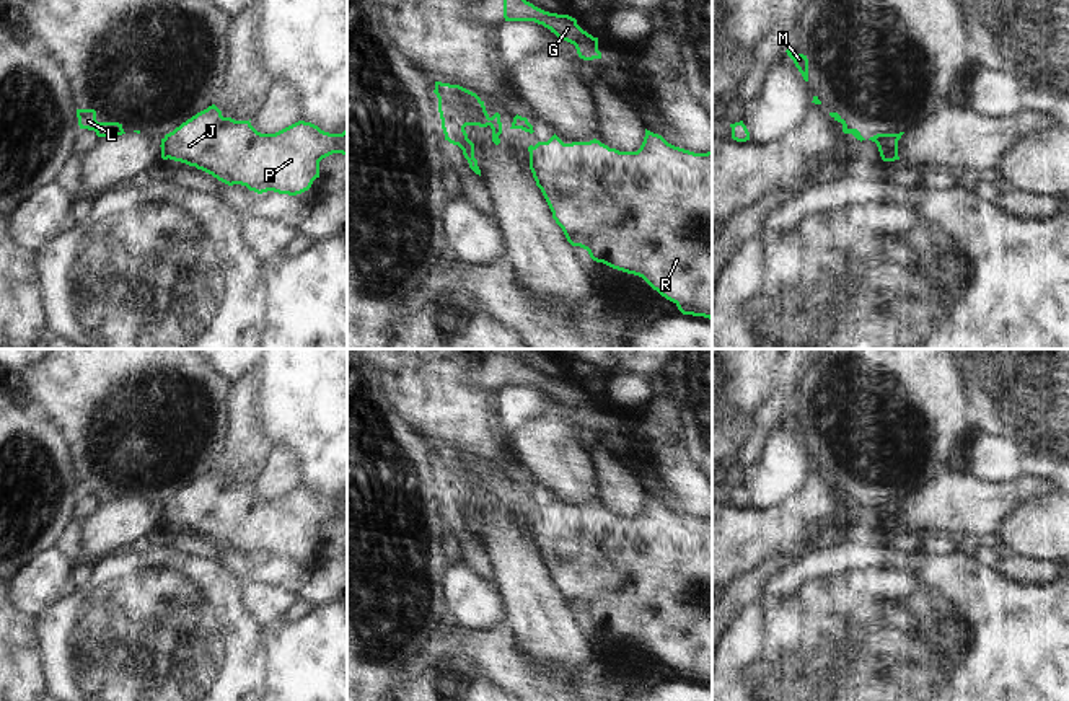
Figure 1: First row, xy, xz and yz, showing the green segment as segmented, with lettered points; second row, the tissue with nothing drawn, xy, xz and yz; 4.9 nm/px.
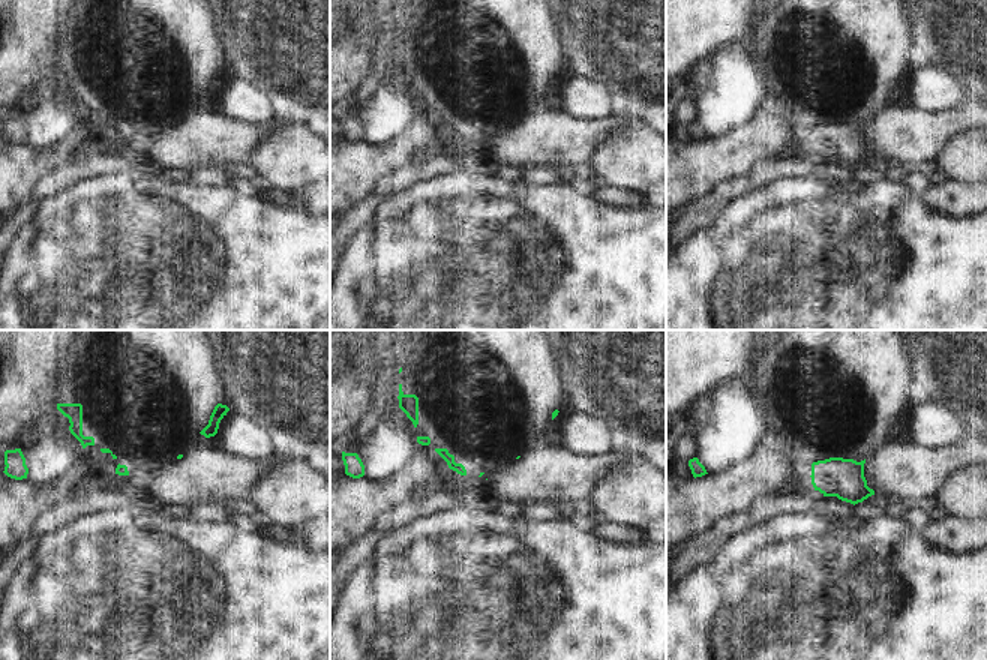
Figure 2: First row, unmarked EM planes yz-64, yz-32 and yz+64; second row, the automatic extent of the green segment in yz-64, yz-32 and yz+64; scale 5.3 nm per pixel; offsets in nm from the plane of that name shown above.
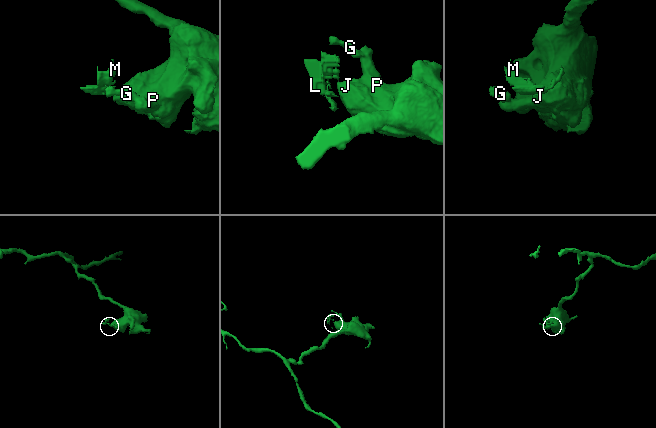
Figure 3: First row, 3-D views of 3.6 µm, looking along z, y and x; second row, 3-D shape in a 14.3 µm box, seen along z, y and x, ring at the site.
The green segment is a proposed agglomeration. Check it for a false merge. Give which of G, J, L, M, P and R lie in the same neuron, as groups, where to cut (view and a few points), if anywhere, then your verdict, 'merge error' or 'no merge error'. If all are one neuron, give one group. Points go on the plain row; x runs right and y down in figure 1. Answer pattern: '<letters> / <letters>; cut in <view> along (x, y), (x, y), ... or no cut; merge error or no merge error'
G J P R / L M; cut in yz along (885, 499), (875, 507); merge error

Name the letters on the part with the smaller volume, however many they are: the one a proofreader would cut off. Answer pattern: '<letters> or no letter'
L, M

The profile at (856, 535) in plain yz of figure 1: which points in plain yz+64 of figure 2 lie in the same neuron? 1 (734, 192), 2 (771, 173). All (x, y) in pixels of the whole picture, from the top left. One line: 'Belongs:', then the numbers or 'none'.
Belongs: 1, 2

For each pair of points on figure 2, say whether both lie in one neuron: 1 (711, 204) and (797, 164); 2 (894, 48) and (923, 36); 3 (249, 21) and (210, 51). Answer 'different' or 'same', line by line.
1: same
2: different
3: different

